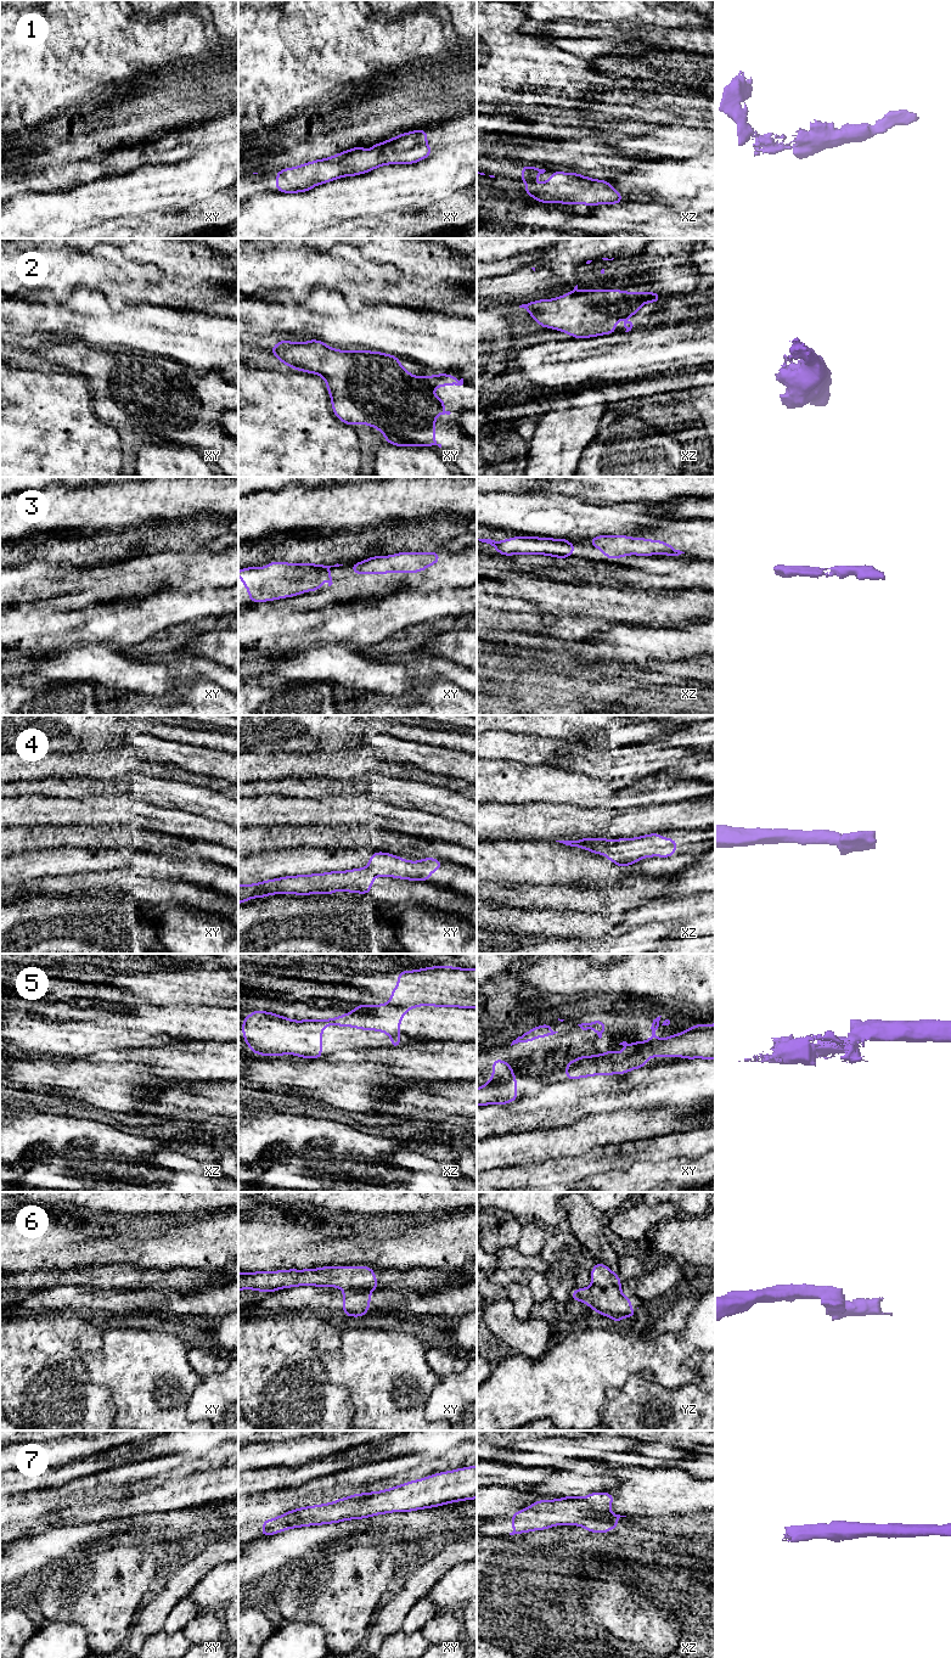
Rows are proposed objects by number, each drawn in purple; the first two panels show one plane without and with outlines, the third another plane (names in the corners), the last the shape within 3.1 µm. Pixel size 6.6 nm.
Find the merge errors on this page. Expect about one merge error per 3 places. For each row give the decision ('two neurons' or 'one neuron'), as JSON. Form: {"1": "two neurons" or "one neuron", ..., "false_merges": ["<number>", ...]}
{"1": "one neuron", "2": "one neuron", "3": "one neuron", "4": "one neuron", "5": "two neurons", "6": "two neurons", "7": "one neuron", "false_merges": ["5", "6"]}

